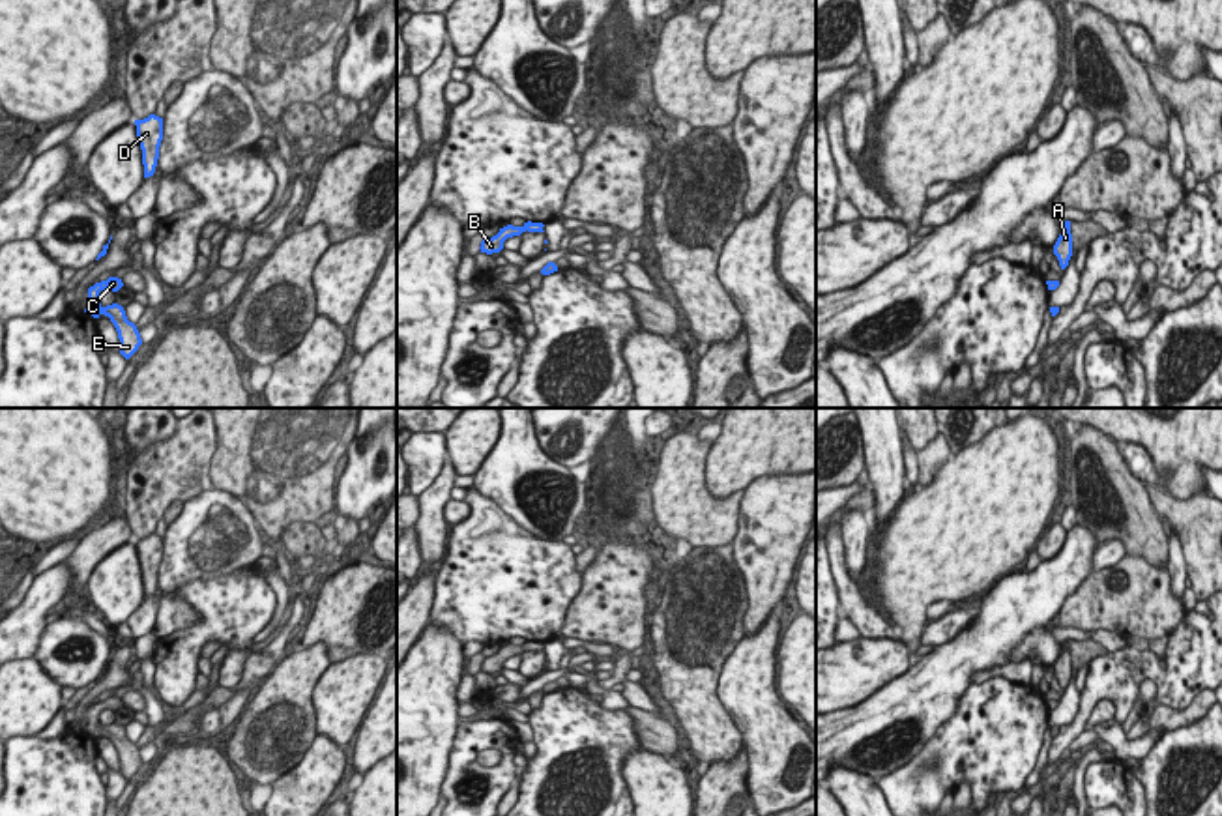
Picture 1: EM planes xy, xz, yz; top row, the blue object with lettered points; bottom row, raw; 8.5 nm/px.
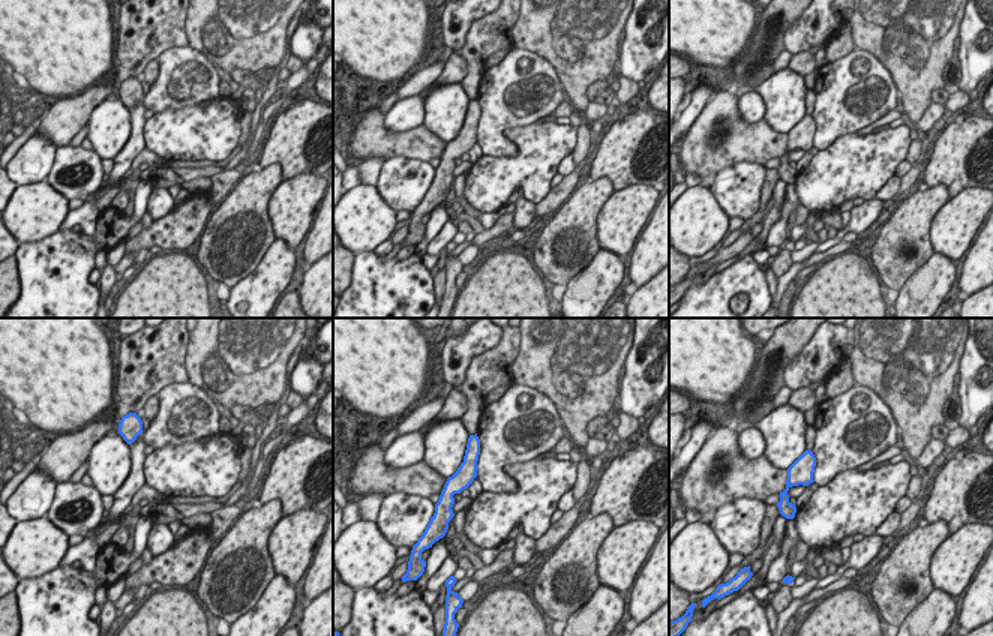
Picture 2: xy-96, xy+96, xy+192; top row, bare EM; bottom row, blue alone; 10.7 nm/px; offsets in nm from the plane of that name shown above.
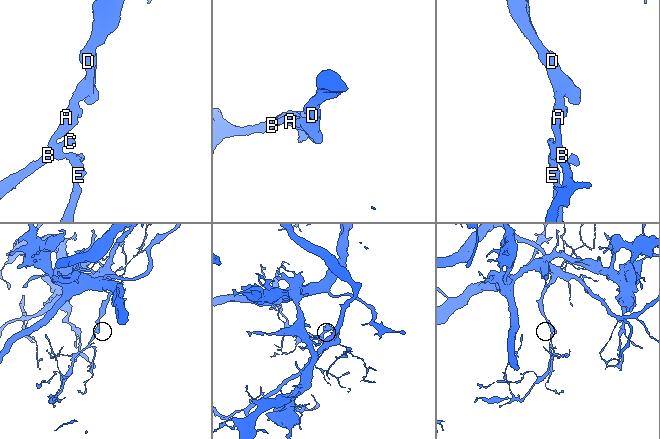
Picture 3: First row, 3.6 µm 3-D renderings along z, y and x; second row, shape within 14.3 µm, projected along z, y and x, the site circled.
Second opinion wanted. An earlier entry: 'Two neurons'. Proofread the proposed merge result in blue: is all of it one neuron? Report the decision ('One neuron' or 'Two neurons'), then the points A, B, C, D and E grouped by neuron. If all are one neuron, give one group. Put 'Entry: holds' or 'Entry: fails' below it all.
One neuron. Groups: A B C D E
Entry: fails

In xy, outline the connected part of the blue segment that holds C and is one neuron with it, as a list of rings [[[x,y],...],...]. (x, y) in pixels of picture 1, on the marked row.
[[[109,277],[107,281],[95,283],[88,288],[88,305],[84,313],[92,314],[94,318],[99,318],[101,314],[109,316],[114,324],[120,339],[120,354],[129,359],[138,346],[142,344],[140,333],[133,322],[127,320],[125,311],[122,305],[112,303],[103,307],[99,303],[99,292],[110,288],[112,292],[118,292],[124,286],[122,279]]]

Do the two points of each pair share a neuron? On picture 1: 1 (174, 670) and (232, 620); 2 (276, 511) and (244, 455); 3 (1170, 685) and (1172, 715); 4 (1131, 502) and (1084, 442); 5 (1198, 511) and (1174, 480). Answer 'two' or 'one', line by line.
1: one
2: one
3: two
4: one
5: two

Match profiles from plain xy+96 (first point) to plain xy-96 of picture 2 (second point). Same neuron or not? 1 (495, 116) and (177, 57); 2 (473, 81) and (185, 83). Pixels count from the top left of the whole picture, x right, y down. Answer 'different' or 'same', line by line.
1: same
2: different

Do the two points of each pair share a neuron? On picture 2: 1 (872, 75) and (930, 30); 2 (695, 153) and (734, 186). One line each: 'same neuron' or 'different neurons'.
1: different neurons
2: different neurons

